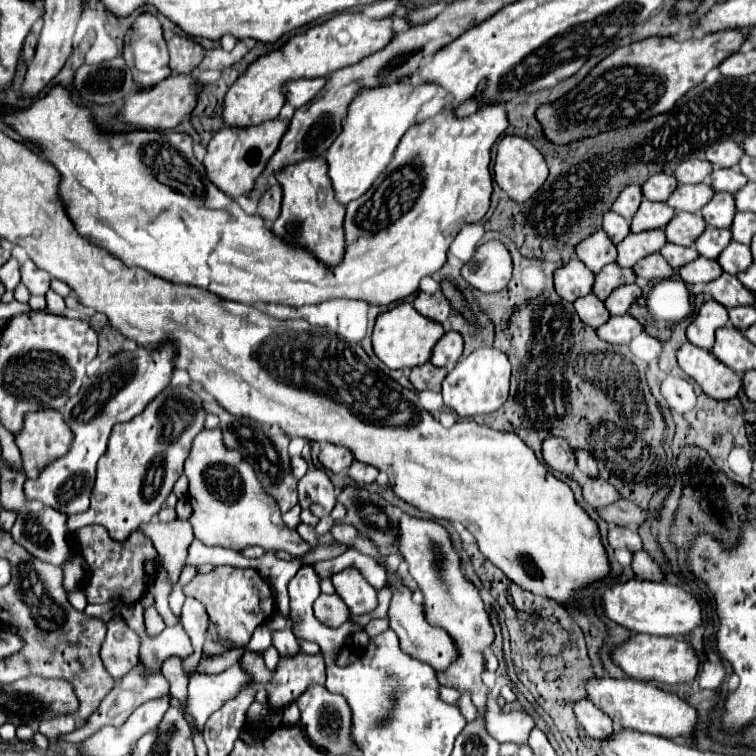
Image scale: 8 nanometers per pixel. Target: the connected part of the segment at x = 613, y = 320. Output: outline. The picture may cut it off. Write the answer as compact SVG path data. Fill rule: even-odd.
M630 315L610 317L602 327L596 329L600 339L604 339L606 343L630 343L630 339L640 335L642 331L642 325Z

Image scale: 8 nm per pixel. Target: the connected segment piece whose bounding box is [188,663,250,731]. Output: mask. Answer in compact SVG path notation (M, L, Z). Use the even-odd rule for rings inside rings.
M238 663L228 667L218 675L194 675L188 681L188 711L196 719L198 731L202 731L204 721L212 711L220 709L222 703L236 697L236 693L250 683L250 675L246 675Z

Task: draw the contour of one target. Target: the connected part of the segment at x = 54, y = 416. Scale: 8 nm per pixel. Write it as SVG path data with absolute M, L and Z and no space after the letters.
M34 411L26 415L24 431L16 435L16 445L22 453L26 477L36 479L46 463L68 453L68 447L72 445L72 429L64 423L60 411Z

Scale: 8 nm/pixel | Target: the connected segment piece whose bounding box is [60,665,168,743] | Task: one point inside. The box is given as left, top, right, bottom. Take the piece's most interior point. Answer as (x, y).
(133, 690)

